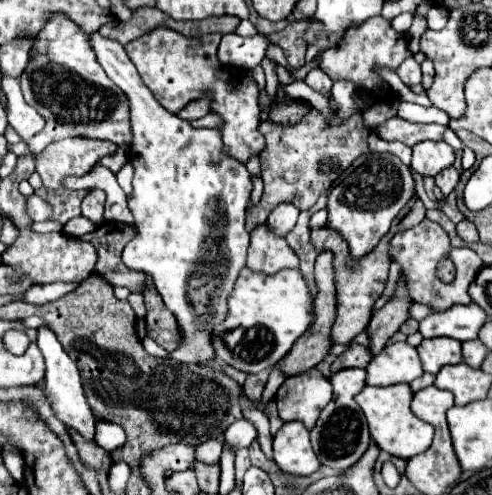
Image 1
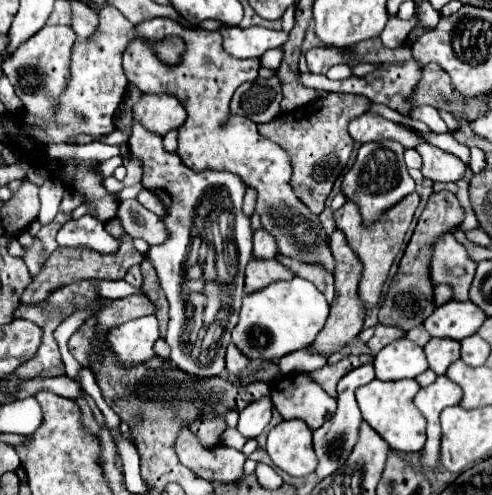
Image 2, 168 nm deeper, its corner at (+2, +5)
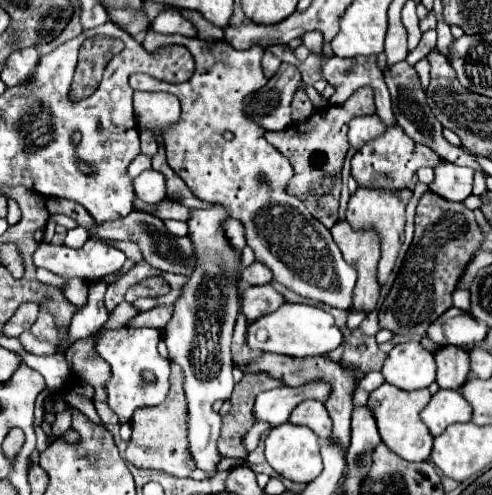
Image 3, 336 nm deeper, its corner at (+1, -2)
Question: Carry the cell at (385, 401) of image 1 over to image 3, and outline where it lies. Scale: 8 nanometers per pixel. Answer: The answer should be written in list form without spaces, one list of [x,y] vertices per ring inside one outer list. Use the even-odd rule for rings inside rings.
[[[383,383],[383,387],[377,387],[367,401],[367,407],[371,409],[375,421],[377,421],[377,429],[381,435],[381,441],[395,451],[397,455],[401,455],[407,461],[427,461],[431,455],[431,445],[433,445],[433,437],[427,431],[425,423],[419,419],[419,411],[429,403],[431,393],[427,389],[417,389],[417,391],[403,391],[397,389],[389,383]]]

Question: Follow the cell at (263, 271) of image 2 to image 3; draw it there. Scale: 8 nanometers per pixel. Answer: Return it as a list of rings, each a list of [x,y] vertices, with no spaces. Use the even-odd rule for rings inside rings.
[[[271,283],[247,287],[243,291],[243,299],[241,299],[241,307],[243,307],[247,321],[255,321],[255,319],[279,309],[283,303],[285,303],[283,295]]]

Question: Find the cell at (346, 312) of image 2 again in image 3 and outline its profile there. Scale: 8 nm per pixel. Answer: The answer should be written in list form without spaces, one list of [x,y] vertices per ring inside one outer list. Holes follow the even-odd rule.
[[[347,221],[335,223],[331,235],[343,253],[343,259],[355,267],[357,283],[353,289],[353,305],[349,313],[375,309],[379,299],[377,263],[379,263],[379,237],[375,231],[353,231]]]

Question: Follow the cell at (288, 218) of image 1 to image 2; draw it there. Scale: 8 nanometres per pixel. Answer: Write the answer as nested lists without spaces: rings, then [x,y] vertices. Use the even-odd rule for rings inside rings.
[[[260,228],[254,234],[254,250],[252,250],[254,258],[262,258],[262,260],[272,260],[276,258],[276,242],[274,236],[268,234],[264,228]]]

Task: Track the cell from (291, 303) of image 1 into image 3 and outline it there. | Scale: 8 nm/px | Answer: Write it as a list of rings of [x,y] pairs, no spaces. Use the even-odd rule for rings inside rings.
[[[285,301],[277,311],[263,315],[261,319],[247,325],[247,347],[281,353],[289,357],[309,357],[309,355],[327,355],[343,341],[341,329],[335,325],[331,313],[317,305],[307,303],[289,303]]]

